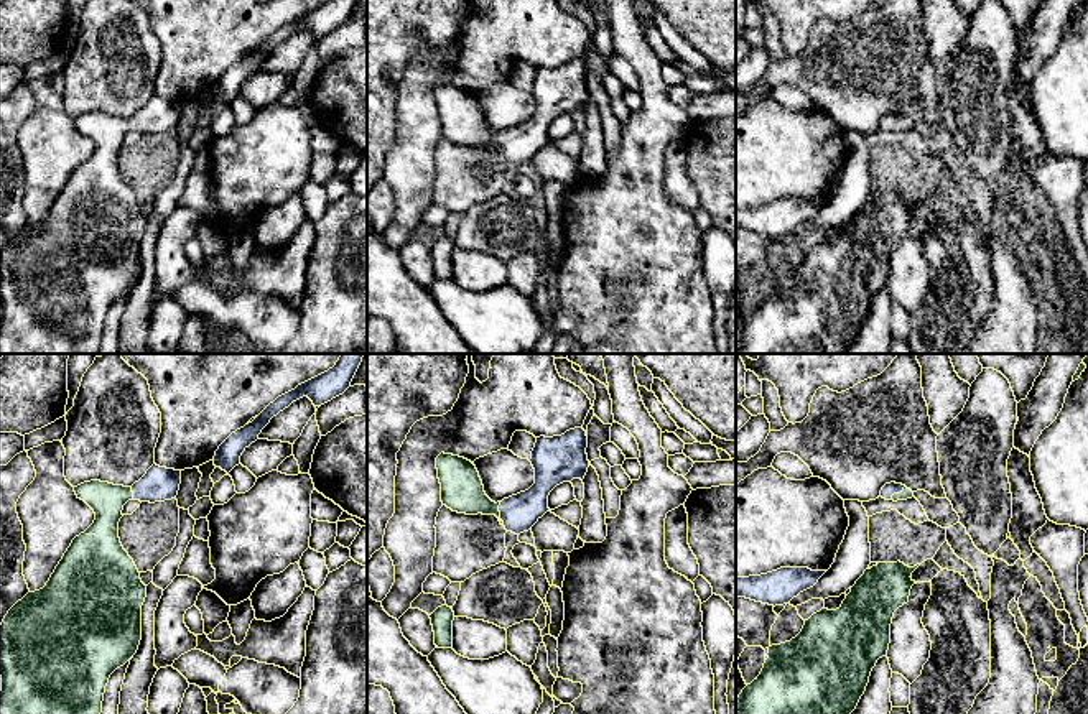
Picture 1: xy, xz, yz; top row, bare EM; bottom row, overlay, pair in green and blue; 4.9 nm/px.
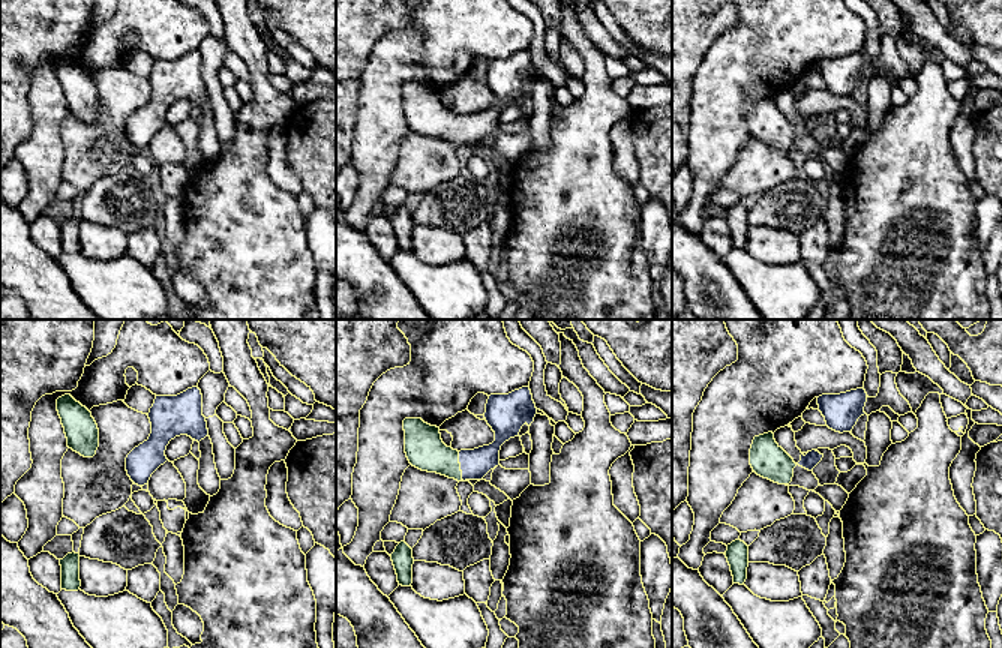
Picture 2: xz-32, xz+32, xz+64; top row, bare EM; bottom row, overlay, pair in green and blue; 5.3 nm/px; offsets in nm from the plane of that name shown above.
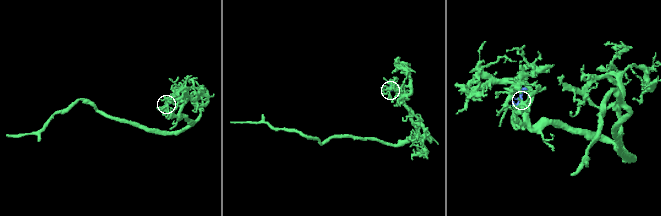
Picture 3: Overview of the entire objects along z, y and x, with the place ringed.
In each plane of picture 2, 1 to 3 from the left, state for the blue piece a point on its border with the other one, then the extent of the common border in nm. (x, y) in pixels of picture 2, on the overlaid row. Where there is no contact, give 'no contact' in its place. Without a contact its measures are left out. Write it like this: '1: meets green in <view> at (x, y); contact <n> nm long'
1: no contact
2: meets green in xz+32 at (459, 465); contact 150 nm long
3: no contact

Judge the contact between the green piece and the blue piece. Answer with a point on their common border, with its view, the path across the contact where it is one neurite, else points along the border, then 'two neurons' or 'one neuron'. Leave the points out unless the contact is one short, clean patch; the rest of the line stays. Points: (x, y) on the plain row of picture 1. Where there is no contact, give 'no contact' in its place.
xz (499, 145) | across xz (461, 119), (474, 132), (499, 145), (520, 143) | one neuron

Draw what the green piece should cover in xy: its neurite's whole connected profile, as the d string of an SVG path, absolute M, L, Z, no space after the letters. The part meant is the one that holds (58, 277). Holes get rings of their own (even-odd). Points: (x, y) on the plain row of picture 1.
M153 95L132 118L100 112L74 118L77 130L94 141L95 151L72 171L46 217L18 232L0 257L0 354L99 354L110 306L138 281L142 237L146 229L146 217L119 169L123 137L128 132L155 135L176 130L179 115L181 102Z

